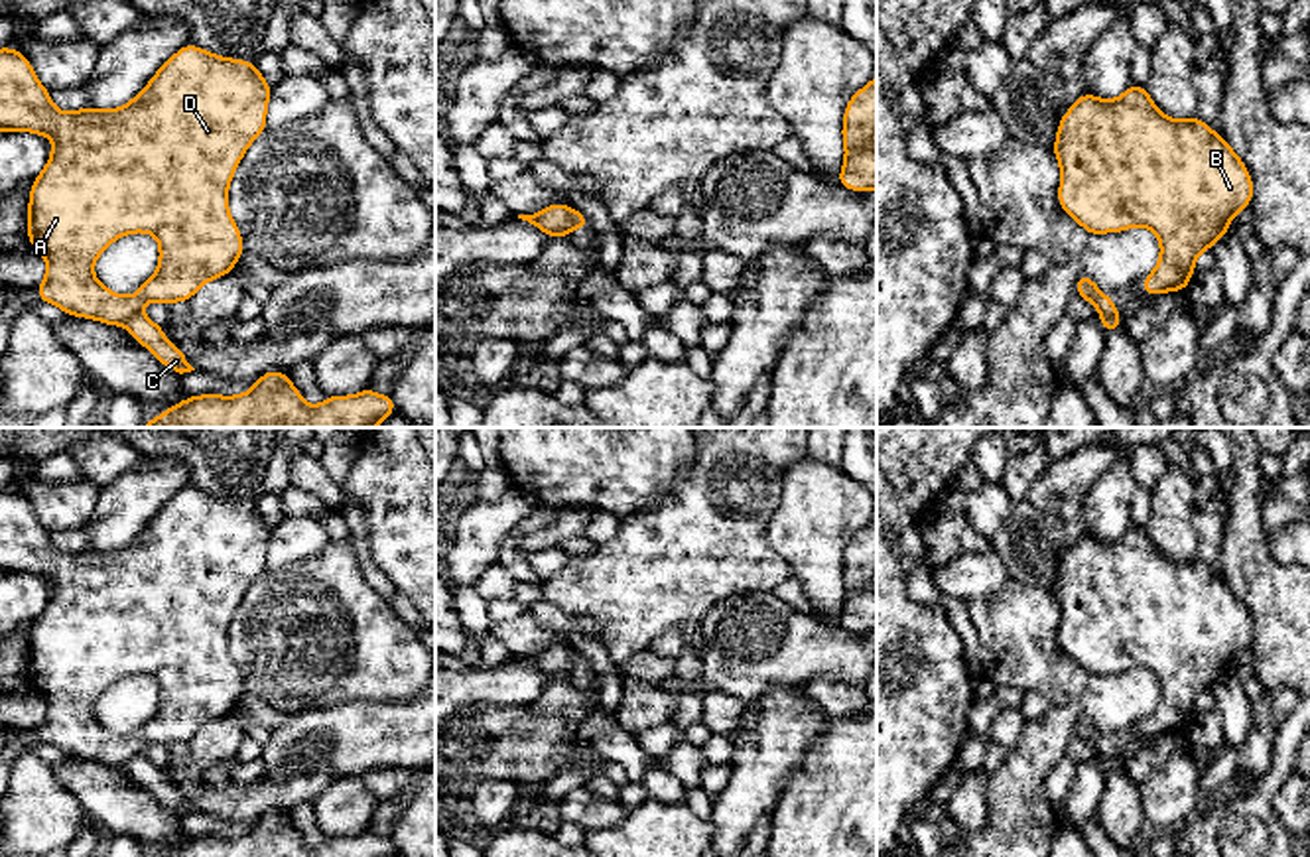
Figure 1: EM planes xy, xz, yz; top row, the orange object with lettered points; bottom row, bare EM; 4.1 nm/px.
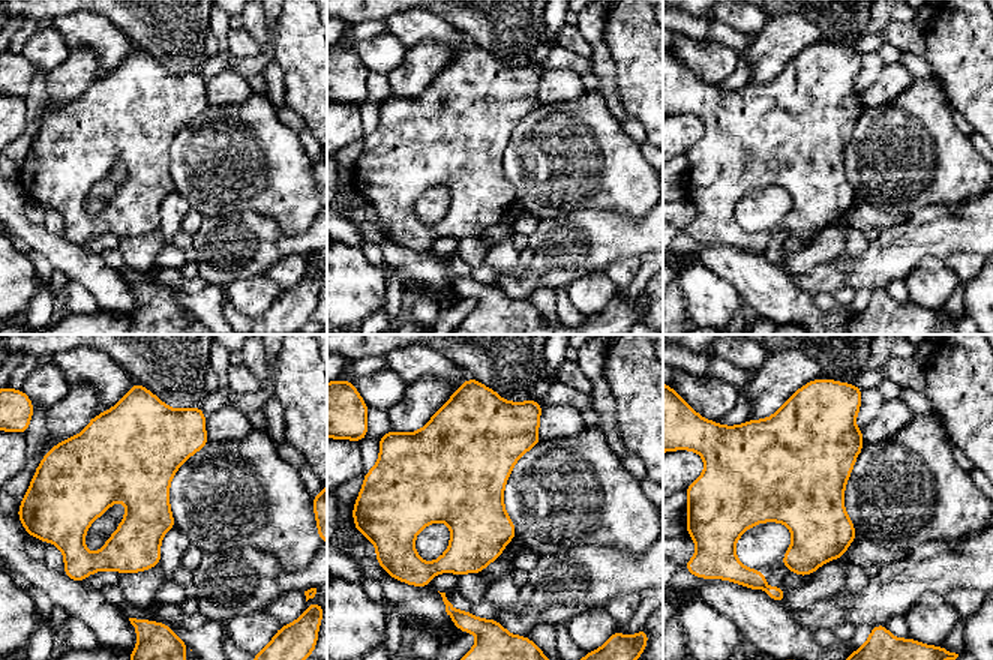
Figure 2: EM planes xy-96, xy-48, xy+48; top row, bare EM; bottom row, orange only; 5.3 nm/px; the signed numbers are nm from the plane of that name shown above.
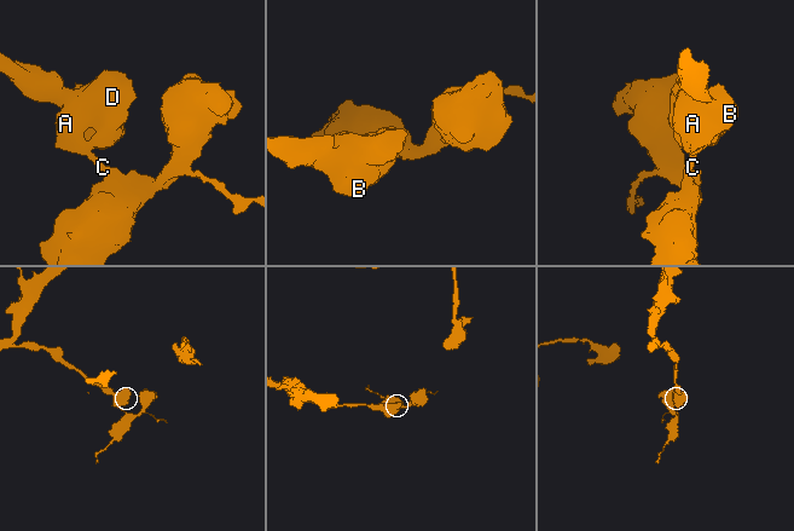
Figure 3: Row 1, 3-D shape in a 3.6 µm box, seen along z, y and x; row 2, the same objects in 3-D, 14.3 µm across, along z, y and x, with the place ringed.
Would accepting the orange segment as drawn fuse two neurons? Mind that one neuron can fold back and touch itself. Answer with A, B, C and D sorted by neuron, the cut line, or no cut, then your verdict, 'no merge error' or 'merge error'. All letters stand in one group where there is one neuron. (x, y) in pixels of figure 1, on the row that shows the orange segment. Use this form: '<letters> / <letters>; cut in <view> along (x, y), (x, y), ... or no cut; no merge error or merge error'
A B D / C; cut in xz along (574, 211), (570, 227); merge error

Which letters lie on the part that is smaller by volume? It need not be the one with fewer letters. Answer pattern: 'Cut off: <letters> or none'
Cut off: C

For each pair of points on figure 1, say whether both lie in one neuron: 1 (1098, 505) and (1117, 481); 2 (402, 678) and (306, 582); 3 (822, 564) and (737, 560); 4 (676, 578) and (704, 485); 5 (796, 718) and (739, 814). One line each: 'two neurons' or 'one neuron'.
1: one neuron
2: one neuron
3: two neurons
4: one neuron
5: one neuron

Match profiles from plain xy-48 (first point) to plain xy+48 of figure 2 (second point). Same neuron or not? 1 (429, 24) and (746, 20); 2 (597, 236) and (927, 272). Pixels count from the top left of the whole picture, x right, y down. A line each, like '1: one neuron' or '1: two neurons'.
1: one neuron
2: two neurons

